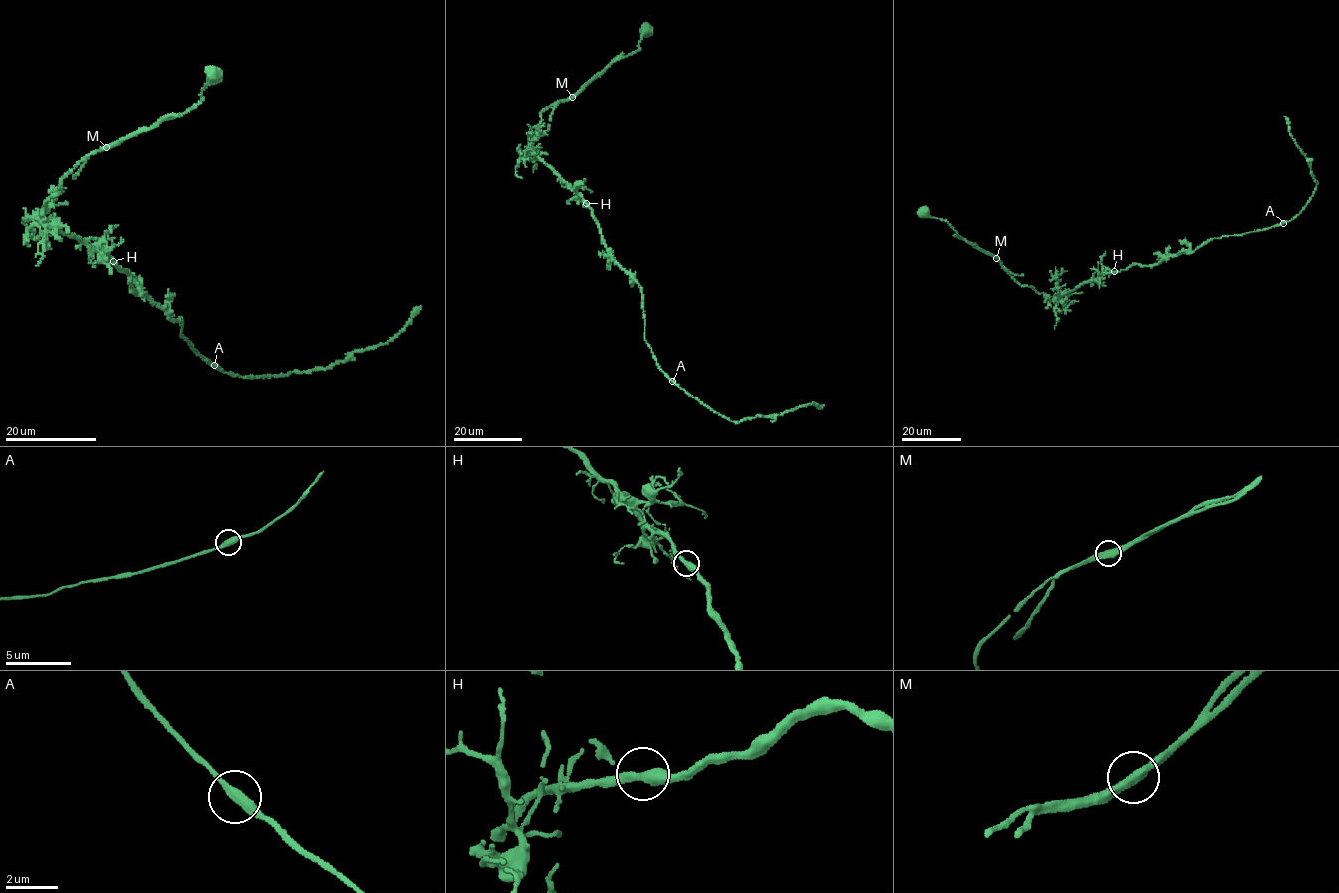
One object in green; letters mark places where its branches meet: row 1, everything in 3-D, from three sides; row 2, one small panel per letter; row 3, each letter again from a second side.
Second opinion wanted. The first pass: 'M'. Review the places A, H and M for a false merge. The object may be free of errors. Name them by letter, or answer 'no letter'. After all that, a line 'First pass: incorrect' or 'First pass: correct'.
M
First pass: correct

